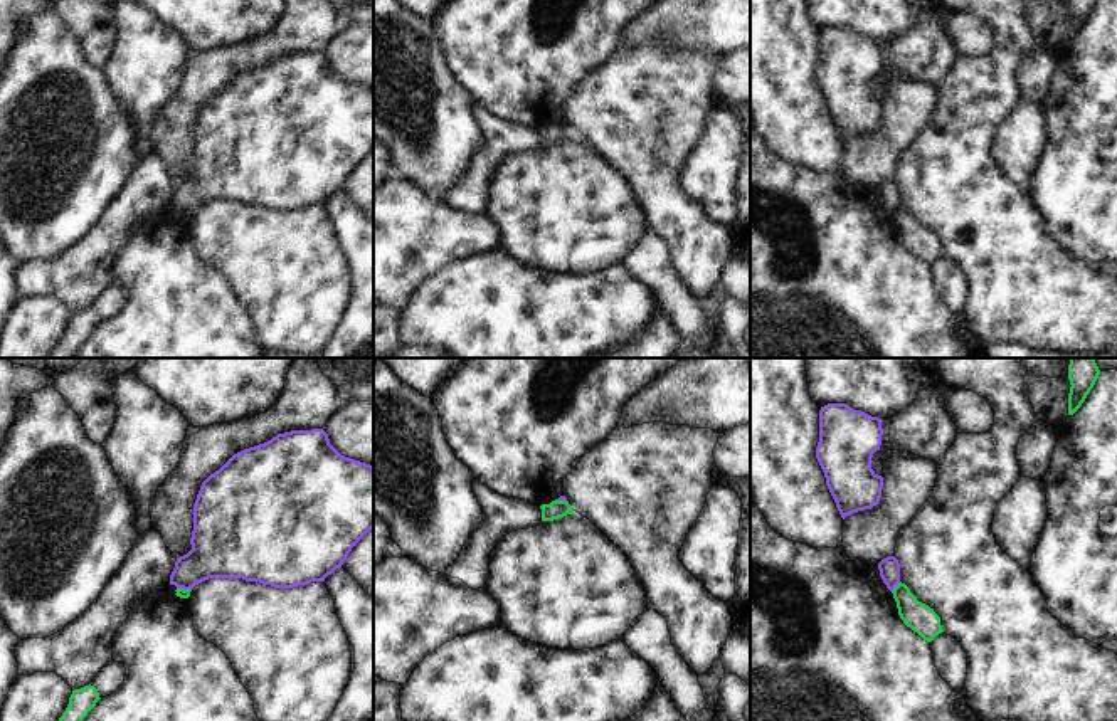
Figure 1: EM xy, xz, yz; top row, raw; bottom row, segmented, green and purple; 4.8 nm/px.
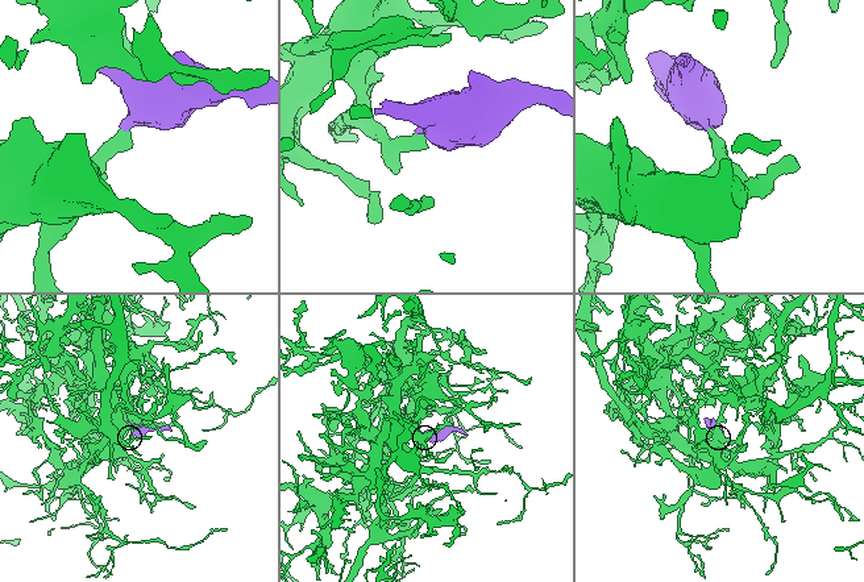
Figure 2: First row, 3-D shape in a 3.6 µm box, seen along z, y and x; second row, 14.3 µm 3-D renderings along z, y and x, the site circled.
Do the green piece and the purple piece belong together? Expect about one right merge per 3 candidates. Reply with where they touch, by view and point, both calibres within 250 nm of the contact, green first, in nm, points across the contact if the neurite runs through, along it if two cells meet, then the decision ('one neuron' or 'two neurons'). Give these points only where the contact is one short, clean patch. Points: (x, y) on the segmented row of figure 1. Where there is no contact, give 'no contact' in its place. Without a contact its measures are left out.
meets green in yz at (895, 587); 140 nm thick on the green side, 100 nm on the other; border along yz (900, 582), (892, 592); two neurons

